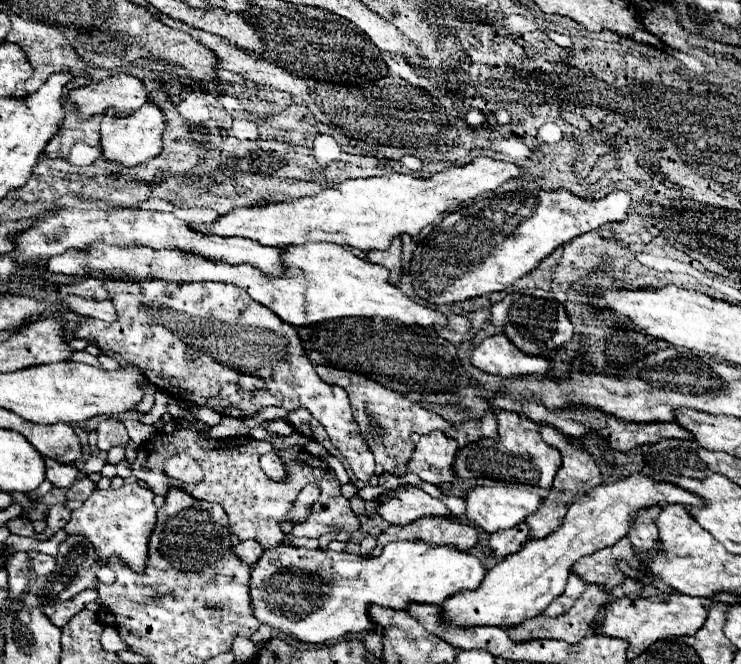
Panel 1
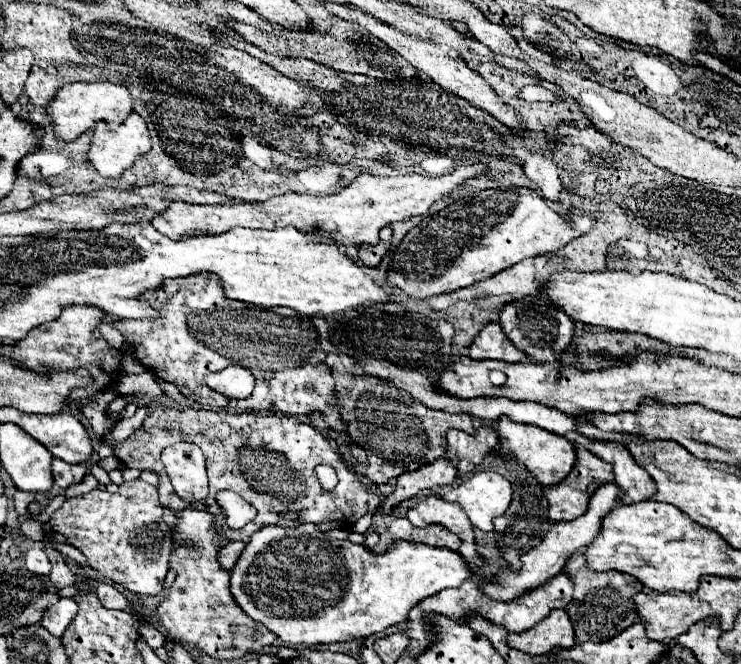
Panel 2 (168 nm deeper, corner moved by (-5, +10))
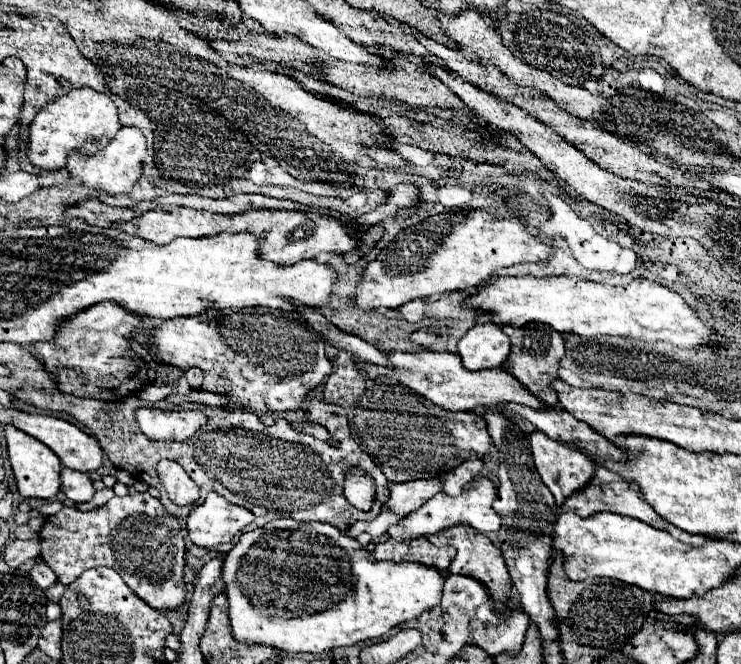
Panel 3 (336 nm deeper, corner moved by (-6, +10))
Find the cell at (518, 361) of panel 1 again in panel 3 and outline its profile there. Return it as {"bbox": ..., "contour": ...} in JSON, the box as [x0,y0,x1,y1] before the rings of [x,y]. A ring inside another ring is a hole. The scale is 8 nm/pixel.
{"bbox":[458,322,510,370],"contour":[[[494,322],[476,324],[468,330],[458,344],[462,364],[468,370],[484,370],[484,368],[502,368],[506,356],[510,356],[510,340]]]}

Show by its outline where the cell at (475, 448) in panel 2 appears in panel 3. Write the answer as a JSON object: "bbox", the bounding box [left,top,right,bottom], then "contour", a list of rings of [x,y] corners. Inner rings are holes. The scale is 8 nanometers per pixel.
{"bbox":[442,452,484,496],"contour":[[[472,452],[466,462],[462,462],[458,468],[454,468],[442,476],[444,478],[444,492],[450,496],[458,496],[462,492],[462,488],[482,470],[482,466],[484,466],[484,460]]]}

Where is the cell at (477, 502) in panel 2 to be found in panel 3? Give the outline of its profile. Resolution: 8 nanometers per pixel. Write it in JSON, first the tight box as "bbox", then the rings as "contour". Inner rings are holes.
{"bbox":[388,476,500,542],"contour":[[[478,476],[468,486],[464,486],[464,490],[462,490],[462,494],[458,498],[456,496],[448,496],[444,492],[436,494],[436,498],[426,502],[422,508],[418,508],[416,512],[406,516],[404,520],[400,520],[394,526],[390,526],[388,534],[394,540],[400,542],[400,540],[408,540],[408,538],[420,538],[424,534],[434,534],[434,532],[438,532],[442,528],[448,528],[448,526],[454,526],[454,524],[468,524],[468,526],[476,528],[482,534],[496,532],[498,530],[498,522],[500,522],[500,516],[492,508],[492,502],[494,502],[496,494],[498,494],[496,484],[492,480],[488,480],[488,478]]]}

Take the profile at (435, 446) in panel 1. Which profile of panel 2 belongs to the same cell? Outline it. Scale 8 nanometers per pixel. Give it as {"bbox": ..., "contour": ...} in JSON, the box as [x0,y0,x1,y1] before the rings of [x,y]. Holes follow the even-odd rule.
{"bbox":[383,458,457,514],"contour":[[[449,458],[423,466],[421,470],[415,470],[413,474],[401,474],[395,480],[393,492],[383,500],[383,512],[391,514],[403,500],[417,498],[421,492],[453,484],[455,478],[457,478],[457,470],[453,466],[453,460]]]}

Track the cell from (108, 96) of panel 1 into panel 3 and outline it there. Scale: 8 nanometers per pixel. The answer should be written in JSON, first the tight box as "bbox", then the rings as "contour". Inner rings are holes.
{"bbox":[28,88,122,170],"contour":[[[78,88],[70,90],[62,98],[48,102],[30,124],[30,150],[28,158],[34,166],[56,170],[66,166],[66,158],[70,150],[78,150],[86,140],[98,138],[100,142],[108,142],[122,128],[118,120],[118,106],[110,100],[108,94],[102,94],[94,88]]]}

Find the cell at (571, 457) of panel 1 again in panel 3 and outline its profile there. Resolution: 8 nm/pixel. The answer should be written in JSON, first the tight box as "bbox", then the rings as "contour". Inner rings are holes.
{"bbox":[556,464,706,546],"contour":[[[602,464],[596,466],[594,478],[592,478],[582,490],[574,492],[572,498],[566,500],[566,504],[558,506],[556,512],[558,512],[558,514],[562,514],[562,512],[574,512],[574,514],[584,516],[584,518],[586,518],[586,516],[592,516],[592,514],[598,514],[598,512],[616,512],[616,514],[622,514],[622,516],[638,518],[638,520],[642,520],[642,522],[646,522],[646,524],[650,524],[650,526],[654,526],[654,528],[666,530],[666,532],[670,532],[674,538],[678,538],[678,540],[684,542],[684,544],[690,544],[690,546],[702,546],[704,540],[706,540],[706,536],[696,536],[696,534],[682,532],[682,530],[678,530],[676,526],[672,526],[670,522],[666,522],[660,514],[656,514],[656,512],[652,510],[652,506],[646,504],[646,500],[642,498],[642,492],[640,492],[640,486],[638,486],[638,484],[634,484],[634,482],[622,478],[620,474],[614,474],[614,472],[606,470]]]}

